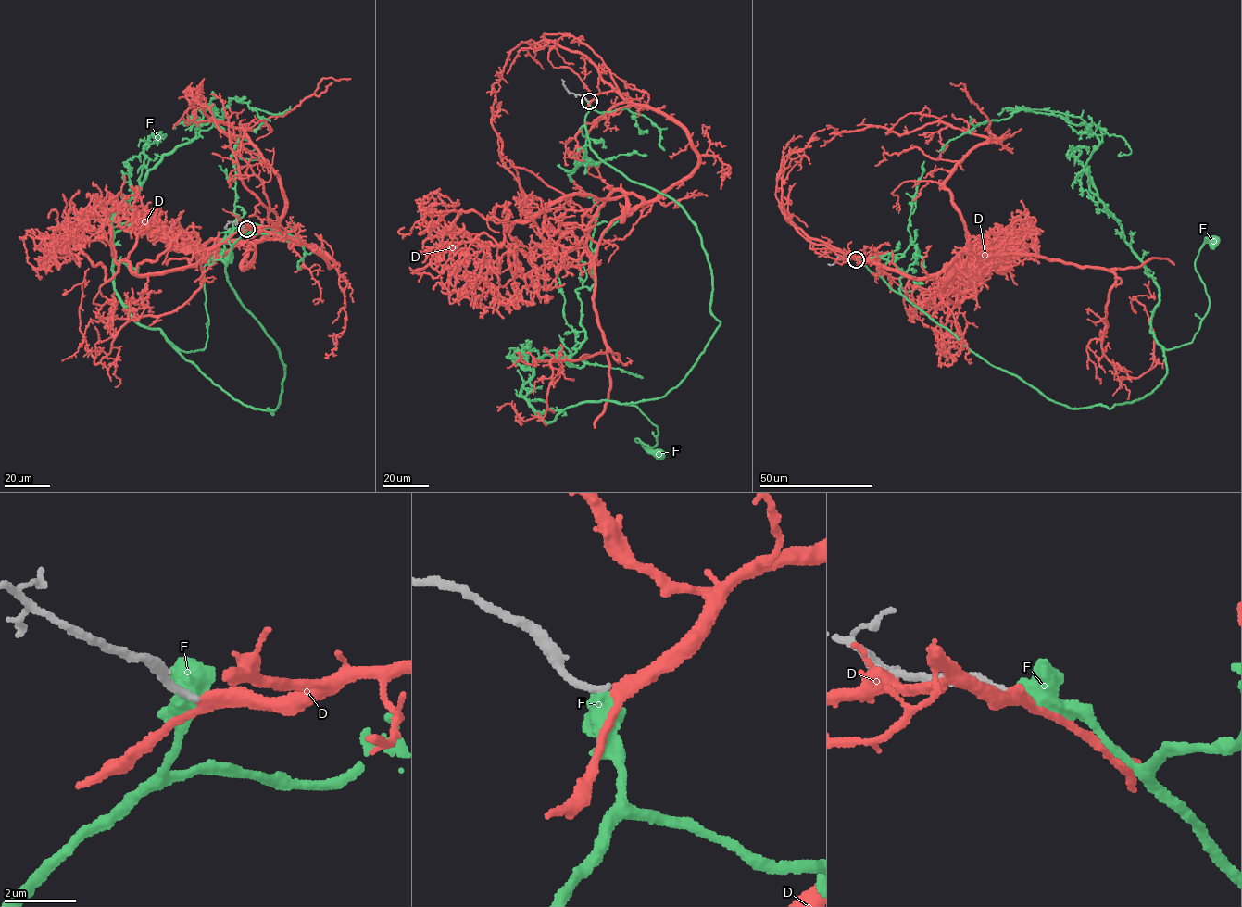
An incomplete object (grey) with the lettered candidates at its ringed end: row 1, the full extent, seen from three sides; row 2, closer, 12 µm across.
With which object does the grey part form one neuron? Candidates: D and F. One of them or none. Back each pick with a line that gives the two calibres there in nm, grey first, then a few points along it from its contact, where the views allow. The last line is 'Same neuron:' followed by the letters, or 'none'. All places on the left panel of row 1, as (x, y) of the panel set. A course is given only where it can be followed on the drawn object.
D: calibres 200 and 280 nm; course (247, 229), (333, 264), (212, 239), (200, 288), (131, 319), (95, 364), (89, 268)
Same neuron: D

